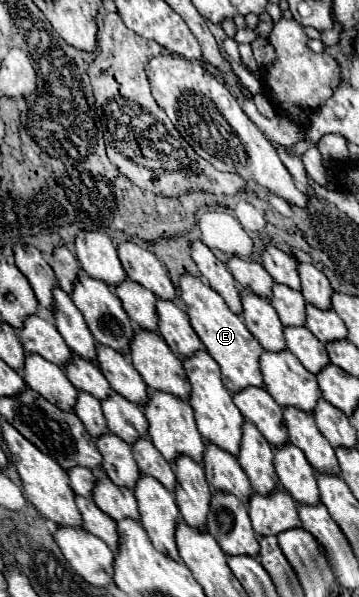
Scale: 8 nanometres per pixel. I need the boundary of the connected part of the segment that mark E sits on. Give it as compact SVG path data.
M189 274L181 278L181 298L187 304L187 316L193 330L201 338L209 356L221 366L221 380L225 388L231 394L237 394L249 386L265 388L263 376L259 370L259 358L263 354L263 346L247 330L243 320L229 310L225 300L215 290L211 290L201 278L195 278Z

